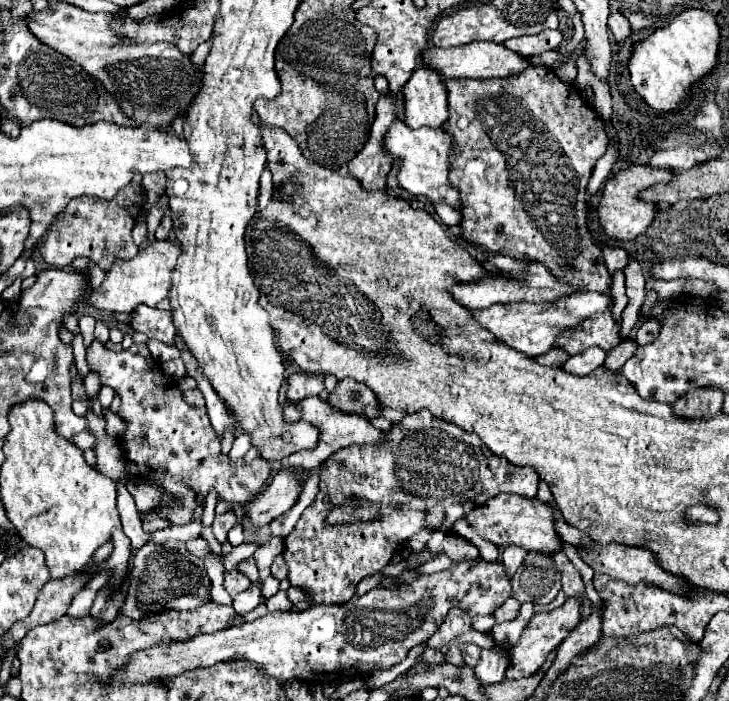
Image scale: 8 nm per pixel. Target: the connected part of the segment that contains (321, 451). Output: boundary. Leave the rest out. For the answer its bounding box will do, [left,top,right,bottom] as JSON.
[287,396,385,468]

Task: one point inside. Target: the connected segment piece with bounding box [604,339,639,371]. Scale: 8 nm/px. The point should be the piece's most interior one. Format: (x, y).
(616, 357)

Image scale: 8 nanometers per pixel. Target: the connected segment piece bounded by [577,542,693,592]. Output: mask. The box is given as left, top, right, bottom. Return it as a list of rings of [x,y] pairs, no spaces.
[[[577,544],[577,550],[579,550],[579,556],[583,562],[587,562],[593,570],[599,570],[599,572],[605,572],[617,580],[625,580],[627,584],[639,584],[639,582],[645,582],[645,584],[653,584],[653,586],[659,586],[659,588],[673,588],[675,592],[677,590],[689,590],[693,588],[691,584],[685,584],[685,580],[677,578],[677,576],[669,576],[669,572],[665,572],[655,560],[653,560],[653,554],[645,548],[633,548],[633,546],[625,546],[625,544],[607,544],[607,546],[599,546],[599,544],[593,544],[593,546],[583,546],[583,544]]]

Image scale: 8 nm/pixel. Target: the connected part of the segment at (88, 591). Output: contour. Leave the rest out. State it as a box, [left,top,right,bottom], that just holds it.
[69,576,105,616]

